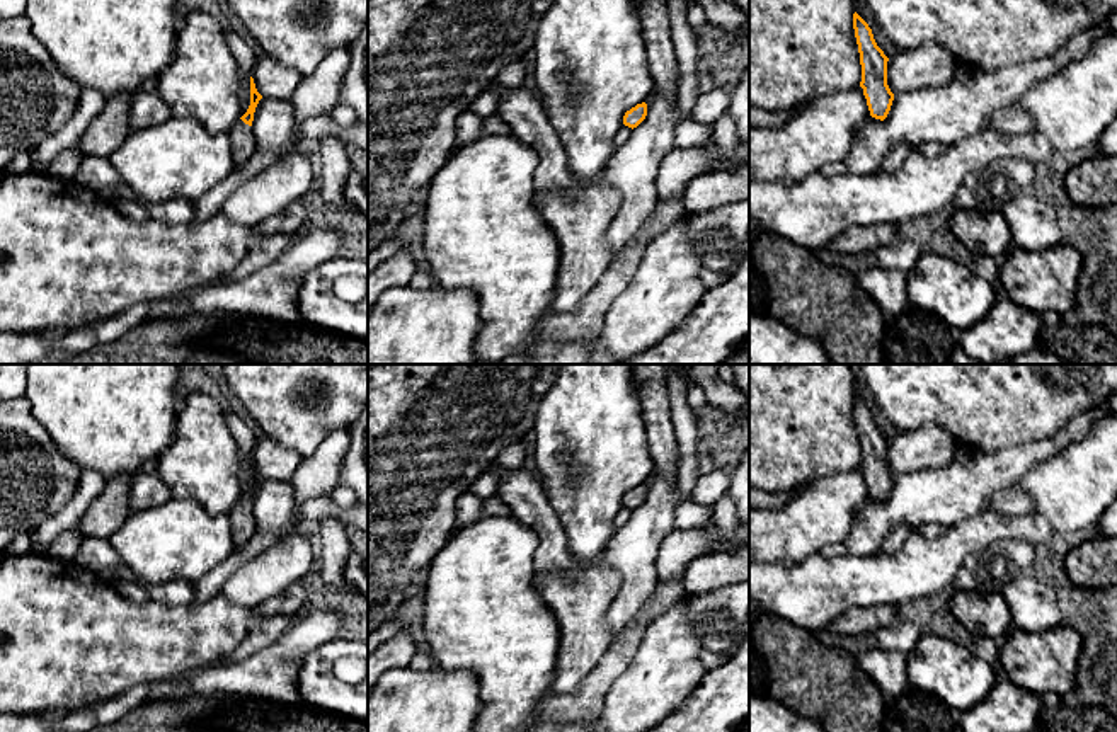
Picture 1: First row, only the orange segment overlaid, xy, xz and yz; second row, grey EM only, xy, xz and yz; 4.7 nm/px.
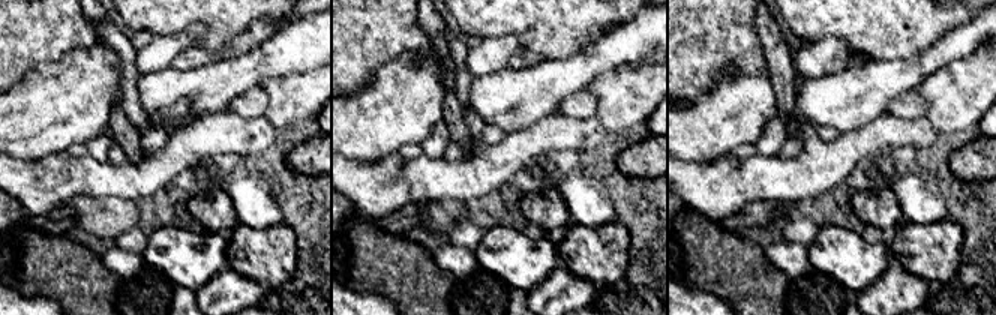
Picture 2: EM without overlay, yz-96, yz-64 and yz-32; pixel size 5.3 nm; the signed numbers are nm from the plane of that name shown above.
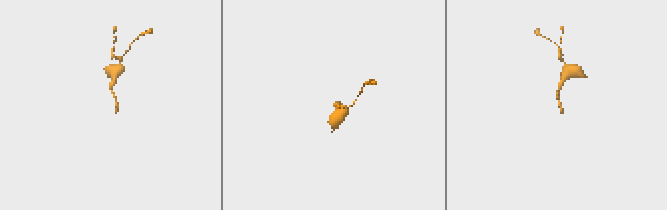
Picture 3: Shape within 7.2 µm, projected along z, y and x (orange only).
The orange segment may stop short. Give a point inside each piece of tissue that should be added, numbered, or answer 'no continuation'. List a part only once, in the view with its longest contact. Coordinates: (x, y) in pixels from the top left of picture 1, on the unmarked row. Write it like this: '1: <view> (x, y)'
1: xy (240, 516)

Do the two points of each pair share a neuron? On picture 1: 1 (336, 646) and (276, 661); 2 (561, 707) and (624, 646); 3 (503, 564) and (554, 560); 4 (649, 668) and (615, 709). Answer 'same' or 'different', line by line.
1: different
2: same
3: different
4: same

